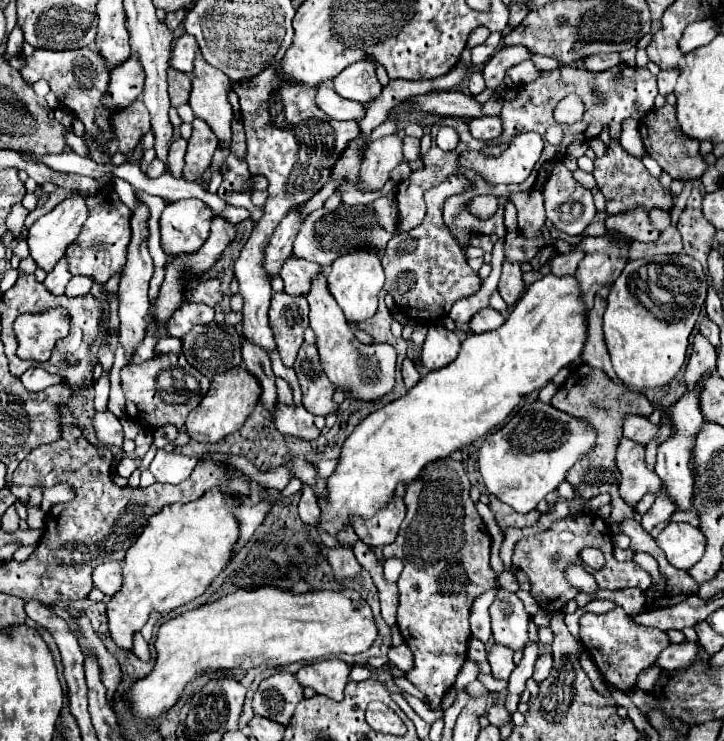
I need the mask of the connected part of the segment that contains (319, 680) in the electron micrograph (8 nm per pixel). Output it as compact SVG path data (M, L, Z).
M339 658L321 660L315 664L307 664L297 672L297 680L301 686L313 688L317 694L325 694L333 700L343 698L343 690L349 682L351 666Z

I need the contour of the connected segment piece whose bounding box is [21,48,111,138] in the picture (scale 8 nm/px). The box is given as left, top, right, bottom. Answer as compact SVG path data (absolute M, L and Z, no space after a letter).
M79 48L79 50L63 50L63 52L53 52L53 50L35 50L33 56L27 56L27 66L21 70L23 78L27 82L37 82L45 78L55 92L57 100L61 102L63 108L67 108L75 118L79 118L85 124L85 134L95 138L101 130L97 130L95 116L97 108L101 108L101 102L107 94L109 88L109 78L111 78L111 68L107 66L105 58L97 54L97 50L89 48Z

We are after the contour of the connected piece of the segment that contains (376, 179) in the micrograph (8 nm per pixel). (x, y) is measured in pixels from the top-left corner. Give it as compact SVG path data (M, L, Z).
M397 134L383 136L369 144L357 188L359 190L379 190L389 180L389 172L403 162L403 140Z

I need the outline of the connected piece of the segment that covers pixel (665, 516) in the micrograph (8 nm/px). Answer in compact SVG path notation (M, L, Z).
M657 496L657 500L653 502L653 506L649 508L649 512L643 514L643 520L641 520L641 526L645 528L645 532L651 532L657 524L669 520L669 516L675 512L675 506L669 498L665 496Z

